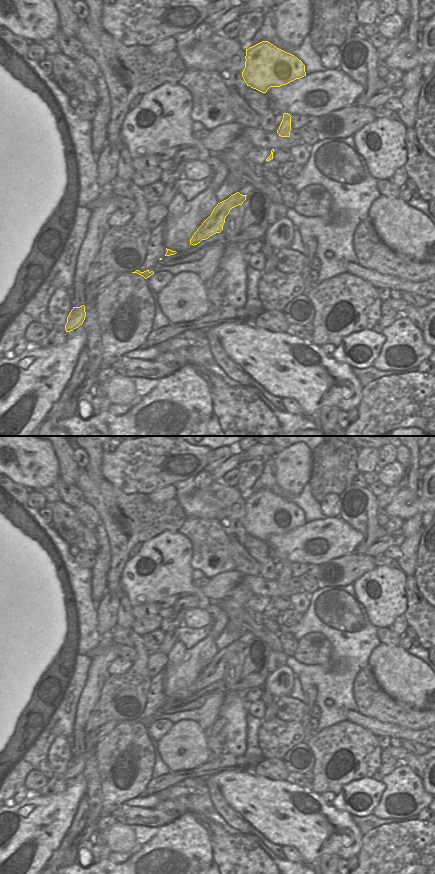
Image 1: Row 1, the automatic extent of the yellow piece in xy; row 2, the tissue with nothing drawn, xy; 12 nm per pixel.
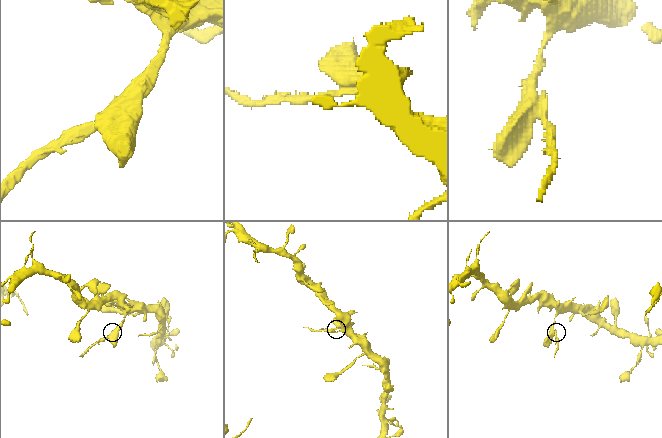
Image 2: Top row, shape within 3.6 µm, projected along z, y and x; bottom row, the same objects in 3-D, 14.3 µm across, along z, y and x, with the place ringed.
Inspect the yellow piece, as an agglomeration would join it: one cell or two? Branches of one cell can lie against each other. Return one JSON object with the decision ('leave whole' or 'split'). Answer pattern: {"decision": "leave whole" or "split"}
{"decision": "split"}

